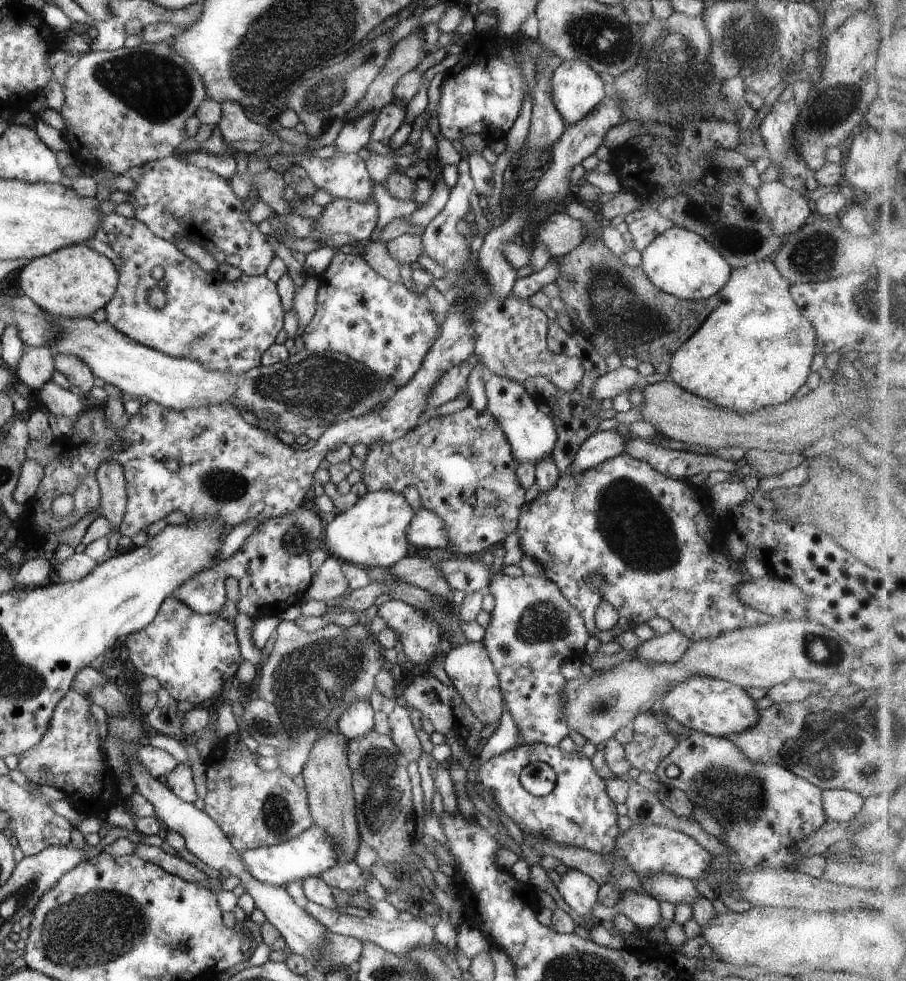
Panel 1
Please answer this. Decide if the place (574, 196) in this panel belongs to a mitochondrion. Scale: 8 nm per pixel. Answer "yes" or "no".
no

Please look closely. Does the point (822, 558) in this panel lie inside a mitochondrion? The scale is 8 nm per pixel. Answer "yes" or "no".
no

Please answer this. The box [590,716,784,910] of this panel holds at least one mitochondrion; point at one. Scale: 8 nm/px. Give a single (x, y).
(732, 798)

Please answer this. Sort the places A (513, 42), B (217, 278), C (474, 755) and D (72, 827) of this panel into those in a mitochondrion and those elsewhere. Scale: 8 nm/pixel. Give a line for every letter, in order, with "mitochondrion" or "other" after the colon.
A: other
B: other
C: other
D: other

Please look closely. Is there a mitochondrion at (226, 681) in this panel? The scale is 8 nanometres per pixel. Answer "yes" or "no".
no

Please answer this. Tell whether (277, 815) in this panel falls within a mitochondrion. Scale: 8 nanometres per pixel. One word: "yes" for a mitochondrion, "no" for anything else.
yes

